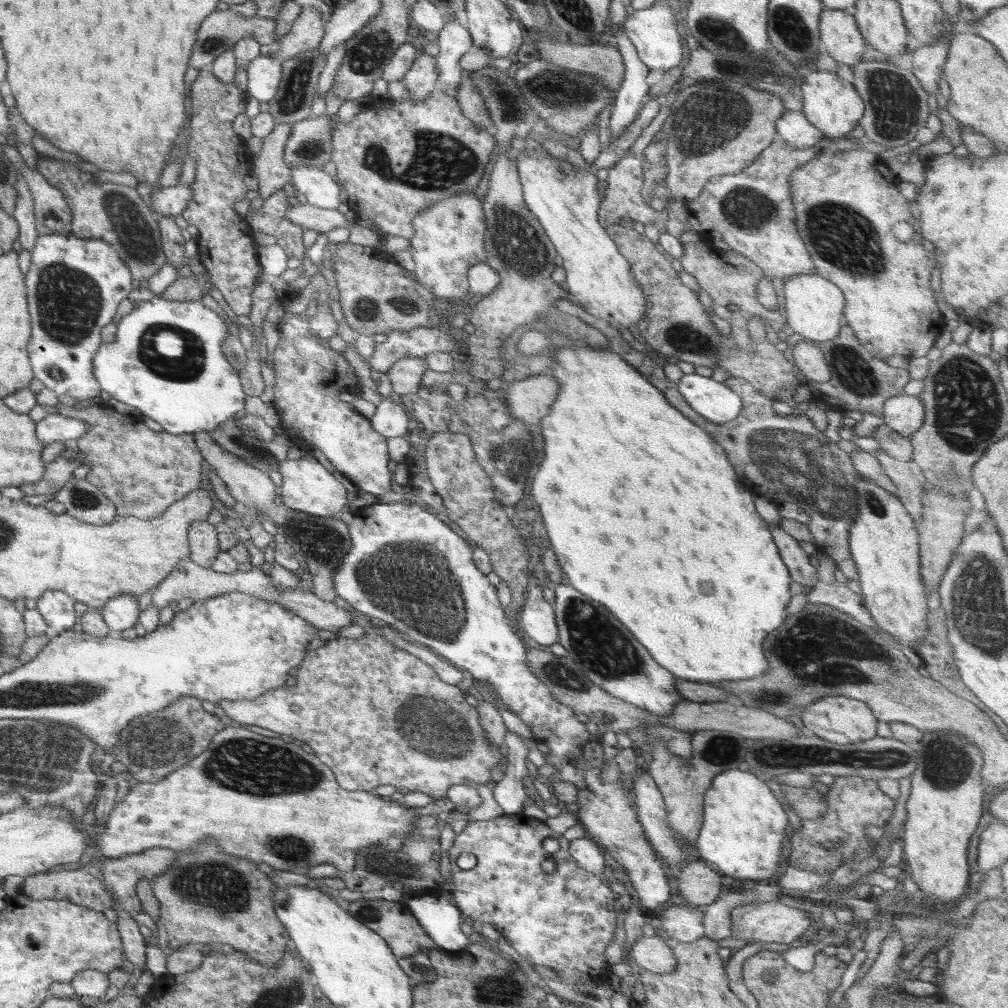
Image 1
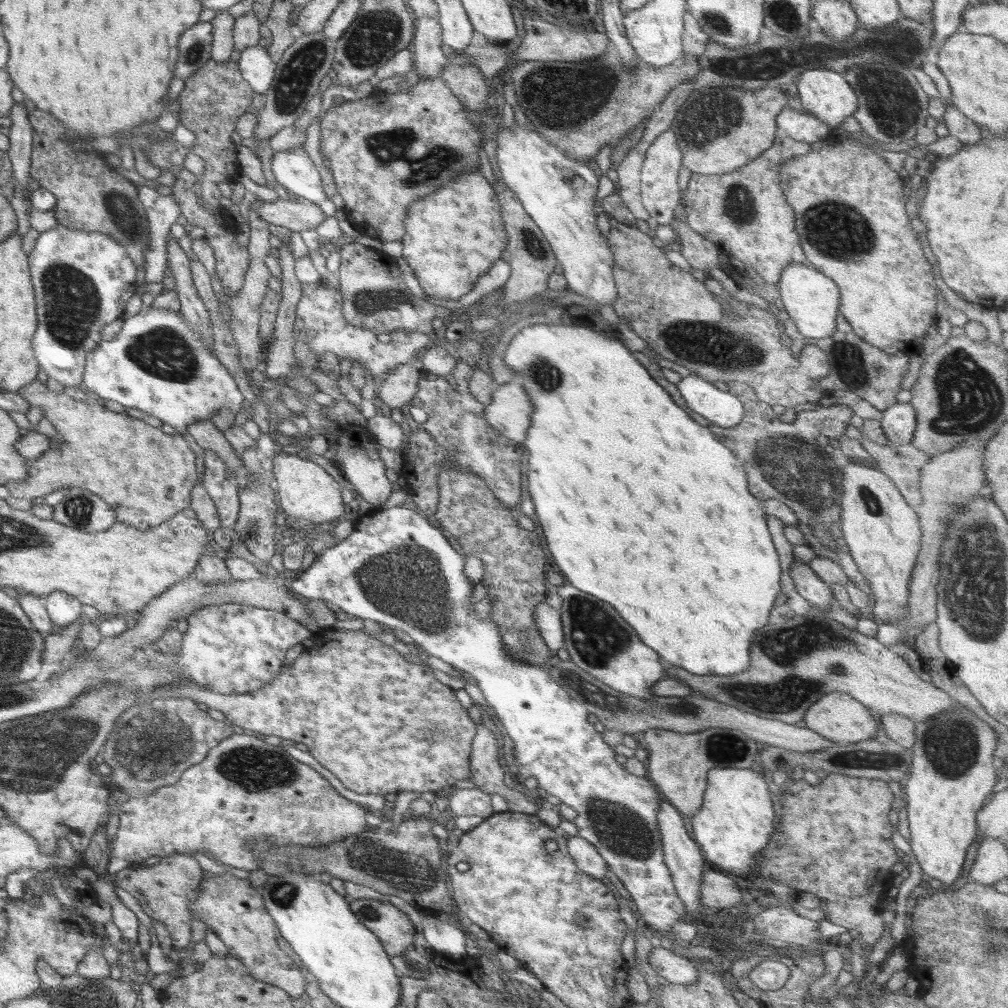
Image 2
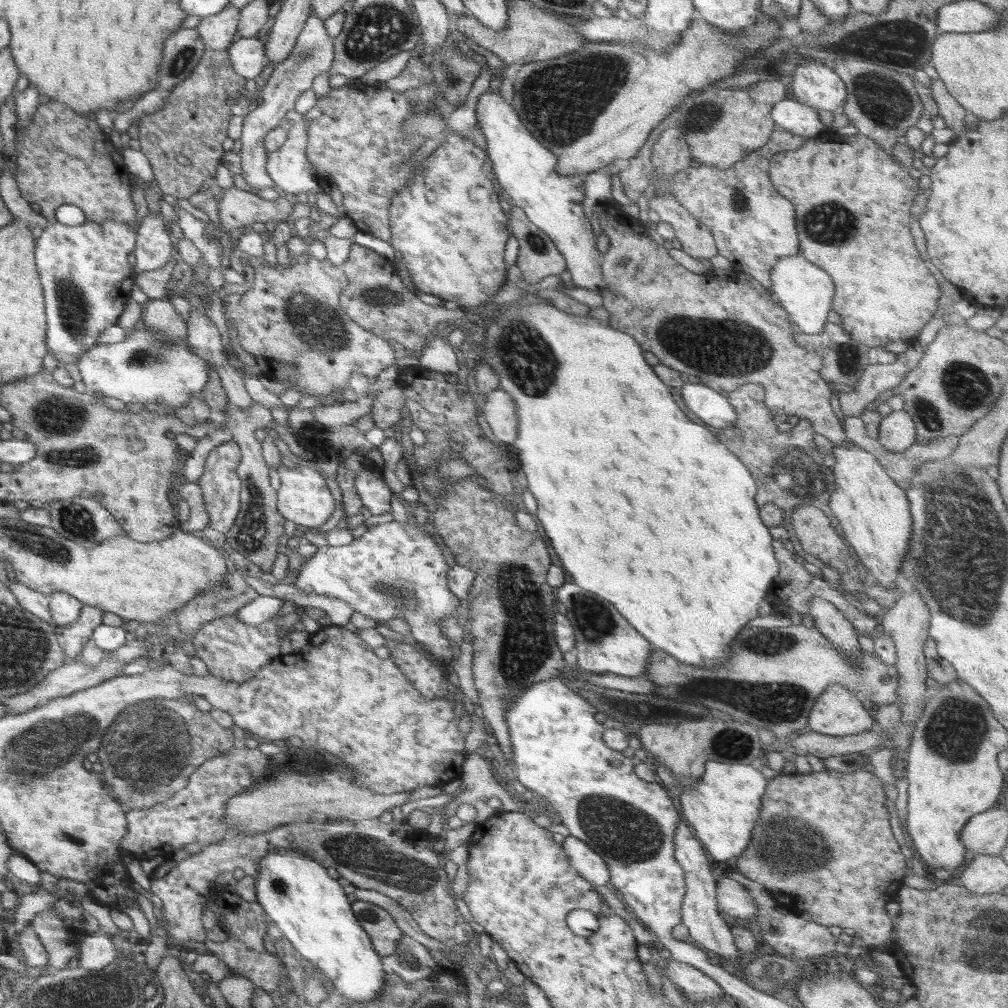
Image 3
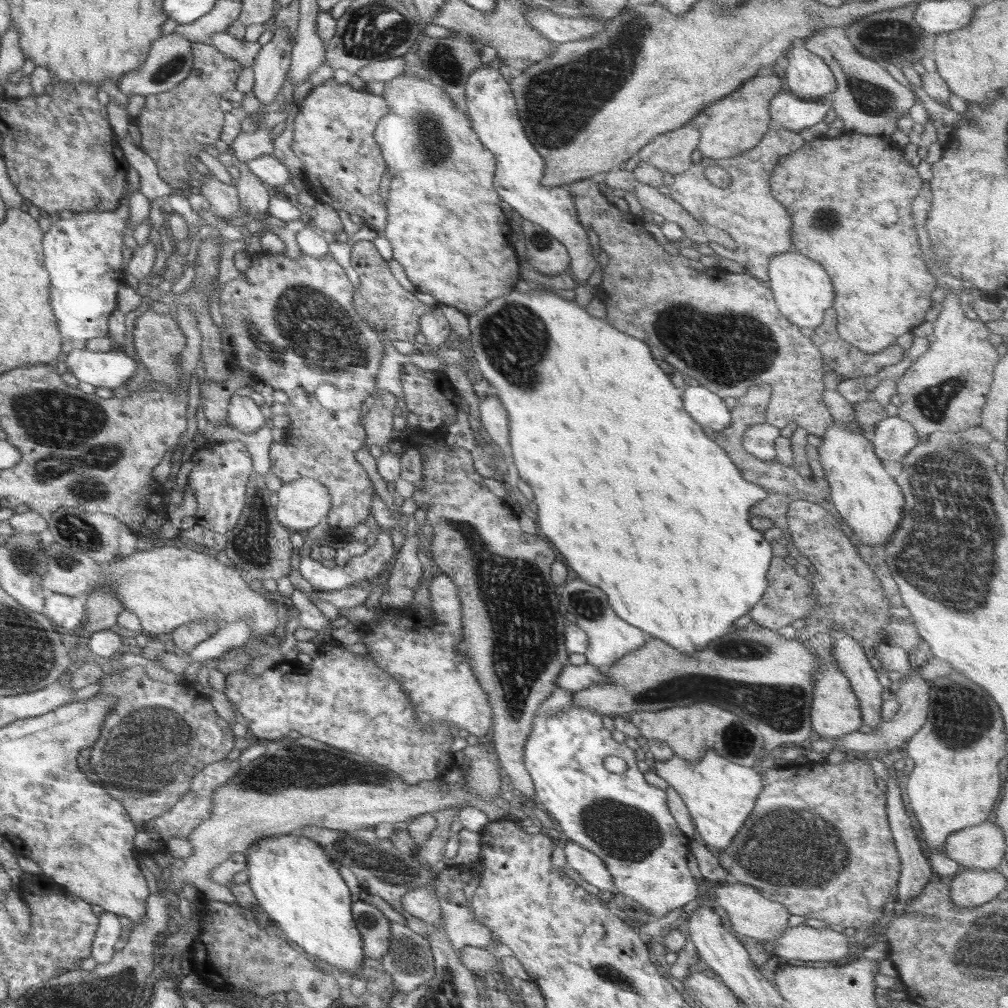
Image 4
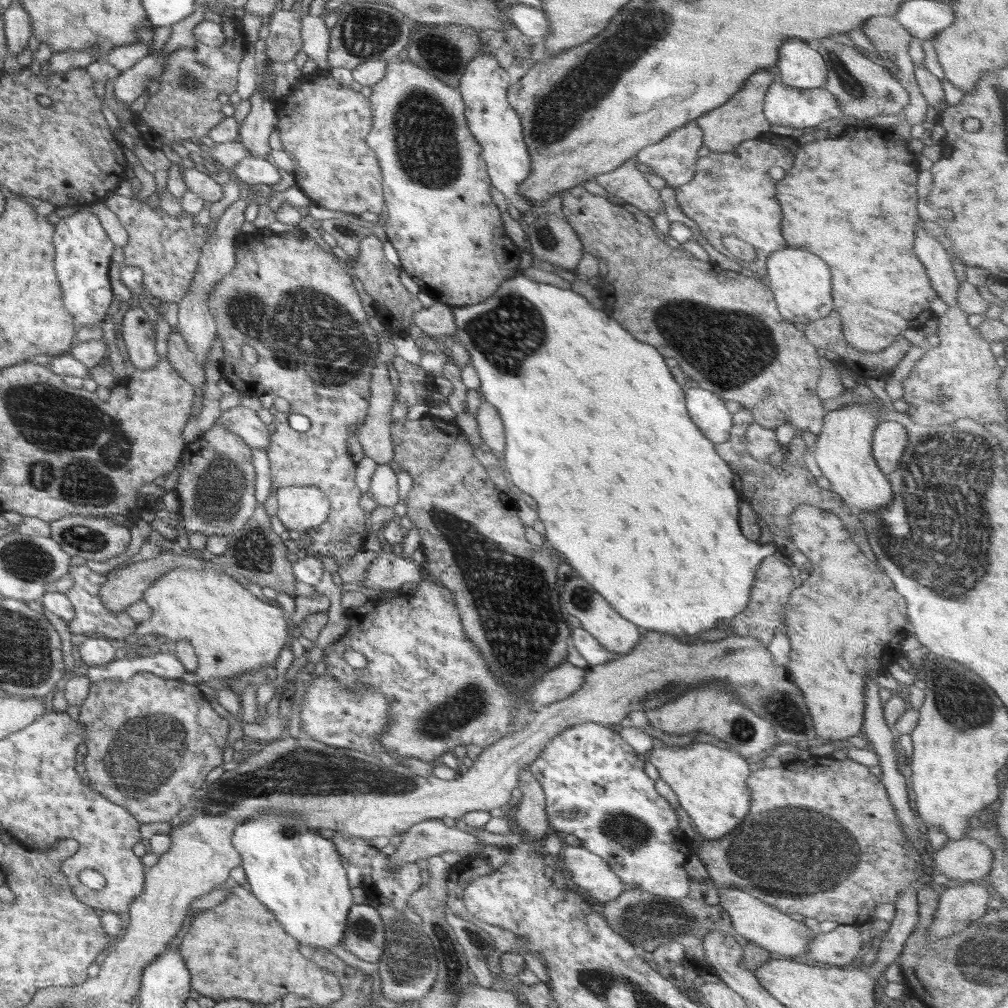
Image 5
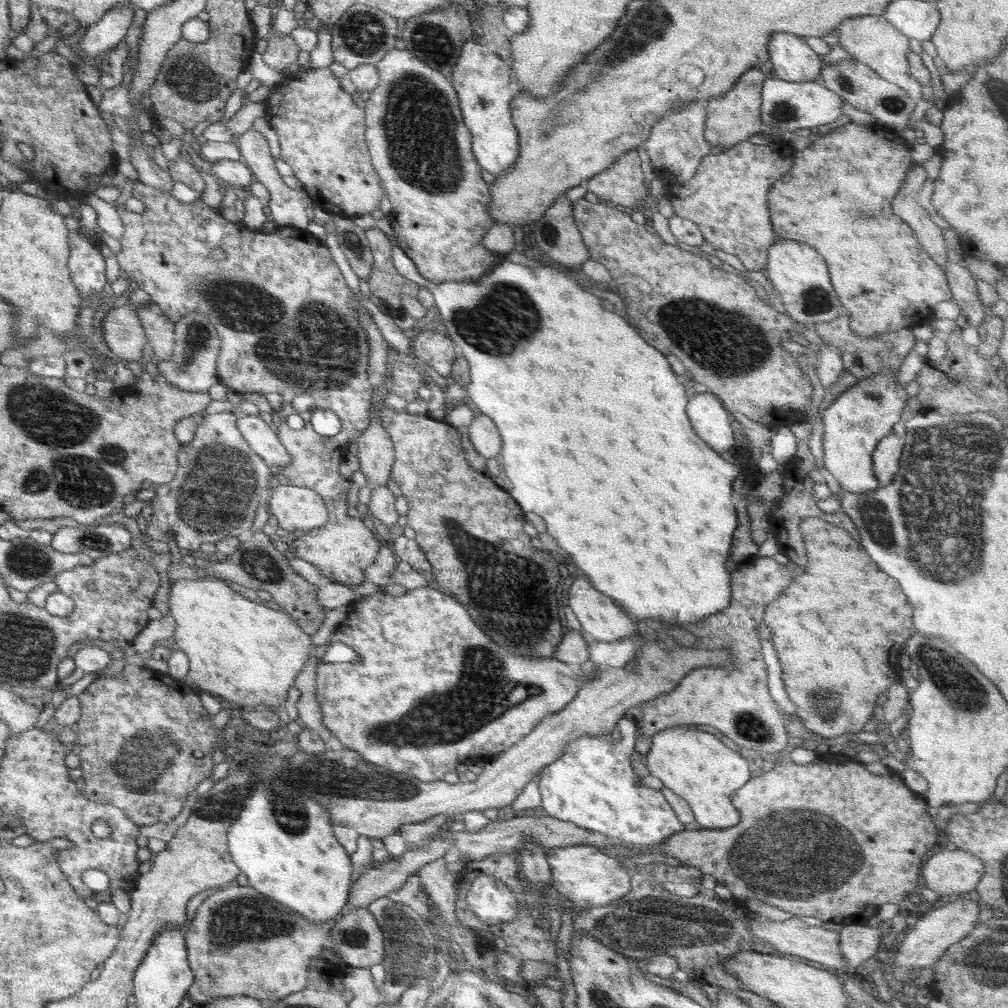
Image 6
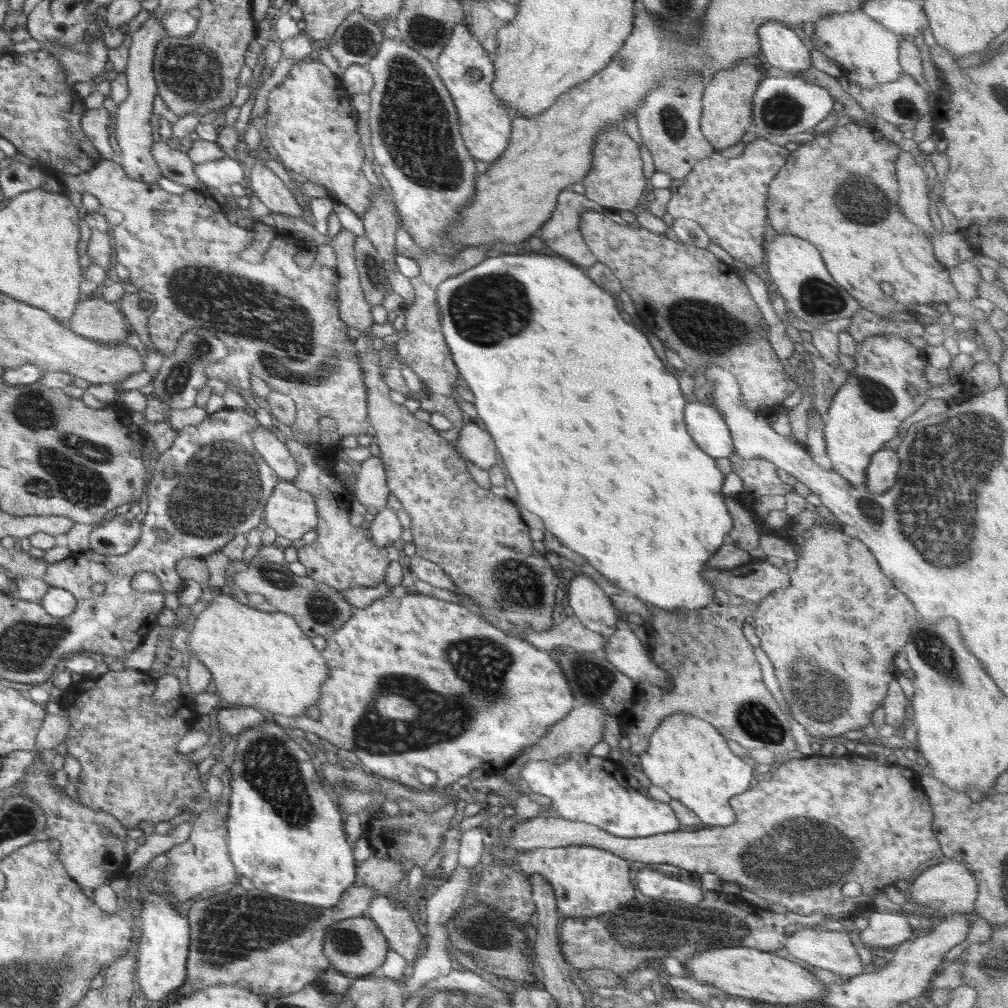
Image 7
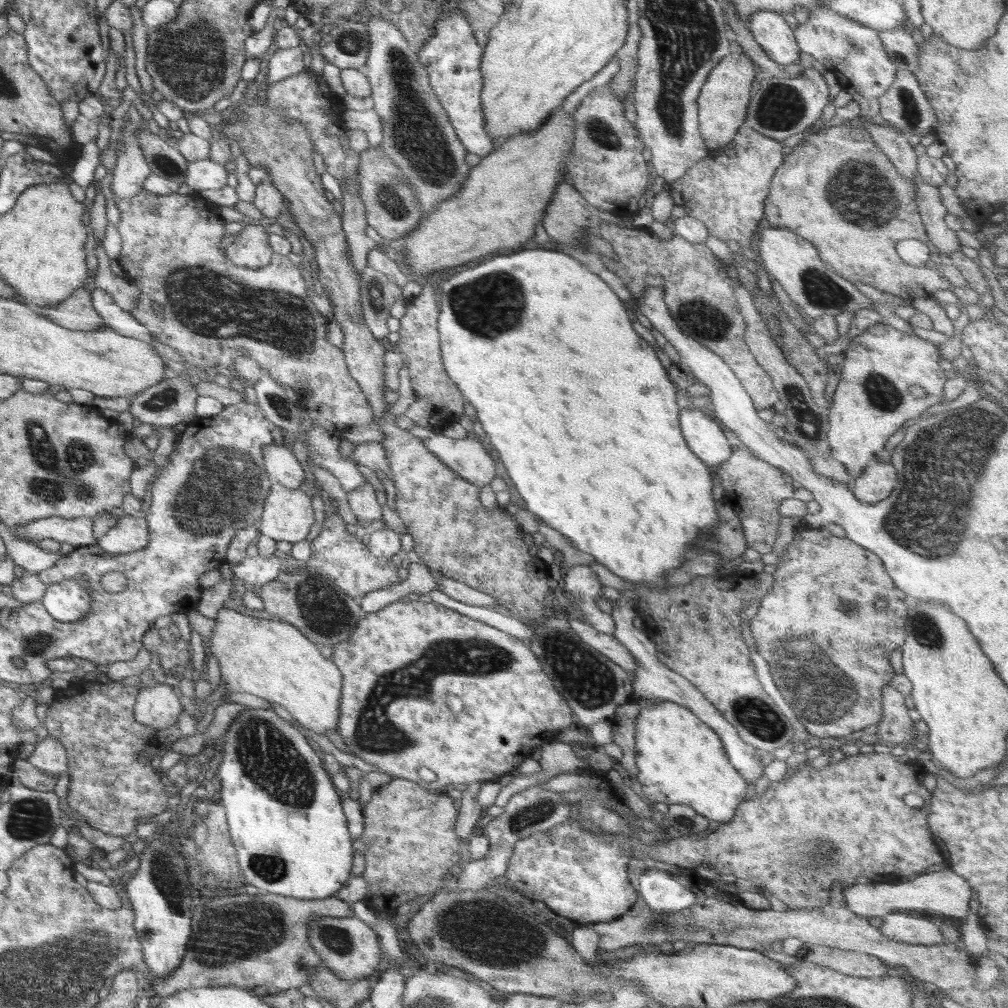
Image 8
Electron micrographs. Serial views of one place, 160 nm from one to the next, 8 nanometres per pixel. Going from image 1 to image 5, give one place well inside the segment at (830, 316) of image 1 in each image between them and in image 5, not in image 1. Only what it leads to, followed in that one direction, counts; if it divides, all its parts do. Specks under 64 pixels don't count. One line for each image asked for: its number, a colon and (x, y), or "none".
2: (811, 299)
3: (806, 292)
4: (803, 292)
5: (800, 282)

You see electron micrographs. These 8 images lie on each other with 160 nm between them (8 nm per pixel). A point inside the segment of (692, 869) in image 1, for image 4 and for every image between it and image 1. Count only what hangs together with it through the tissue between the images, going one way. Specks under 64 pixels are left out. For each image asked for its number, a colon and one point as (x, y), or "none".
2: (718, 892)
3: (733, 900)
4: (752, 915)

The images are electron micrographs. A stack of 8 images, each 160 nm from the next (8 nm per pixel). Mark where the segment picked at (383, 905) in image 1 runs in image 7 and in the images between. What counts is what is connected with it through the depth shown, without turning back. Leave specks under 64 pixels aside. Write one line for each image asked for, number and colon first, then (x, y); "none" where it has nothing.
2: (393, 928)
3: (384, 933)
4: (375, 929)
5: (365, 938)
6: (357, 940)
7: (355, 947)

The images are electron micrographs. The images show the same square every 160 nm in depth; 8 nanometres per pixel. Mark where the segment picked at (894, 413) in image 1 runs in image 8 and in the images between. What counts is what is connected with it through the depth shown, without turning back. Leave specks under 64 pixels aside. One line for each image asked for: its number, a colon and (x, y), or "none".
2: (899, 422)
3: (897, 433)
4: (893, 438)
5: (890, 439)
6: (888, 452)
7: (881, 475)
8: (876, 483)

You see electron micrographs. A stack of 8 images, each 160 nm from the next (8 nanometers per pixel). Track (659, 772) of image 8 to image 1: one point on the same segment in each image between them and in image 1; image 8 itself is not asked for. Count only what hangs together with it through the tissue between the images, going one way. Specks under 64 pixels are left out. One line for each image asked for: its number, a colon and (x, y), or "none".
1: (743, 827)
2: (732, 826)
3: (723, 807)
4: (719, 794)
5: (710, 782)
6: (695, 765)
7: (686, 756)

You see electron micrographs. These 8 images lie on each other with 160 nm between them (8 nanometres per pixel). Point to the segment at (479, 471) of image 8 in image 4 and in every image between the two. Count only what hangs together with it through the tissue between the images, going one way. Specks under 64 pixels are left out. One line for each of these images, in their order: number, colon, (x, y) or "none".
4: (493, 416)
5: (492, 432)
6: (484, 435)
7: (476, 444)

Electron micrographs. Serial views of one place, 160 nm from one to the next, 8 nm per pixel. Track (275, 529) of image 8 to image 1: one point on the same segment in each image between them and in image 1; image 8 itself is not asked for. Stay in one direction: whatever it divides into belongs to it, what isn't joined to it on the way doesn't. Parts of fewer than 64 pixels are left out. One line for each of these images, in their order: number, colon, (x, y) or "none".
1: (307, 486)
2: (305, 490)
3: (304, 498)
4: (302, 503)
5: (300, 508)
6: (296, 508)
7: (291, 512)

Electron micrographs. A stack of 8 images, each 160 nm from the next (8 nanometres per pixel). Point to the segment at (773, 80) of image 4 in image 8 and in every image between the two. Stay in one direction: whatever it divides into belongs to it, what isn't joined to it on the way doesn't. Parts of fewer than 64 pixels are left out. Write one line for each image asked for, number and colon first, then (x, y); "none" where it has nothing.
5: (740, 119)
6: (734, 117)
7: (727, 104)
8: (722, 105)

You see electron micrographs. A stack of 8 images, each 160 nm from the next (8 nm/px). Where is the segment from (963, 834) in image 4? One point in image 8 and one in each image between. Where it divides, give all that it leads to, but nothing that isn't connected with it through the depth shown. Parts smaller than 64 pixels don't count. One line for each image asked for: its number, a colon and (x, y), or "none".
5: (967, 860)
6: (951, 872)
7: (947, 888)
8: (943, 894)

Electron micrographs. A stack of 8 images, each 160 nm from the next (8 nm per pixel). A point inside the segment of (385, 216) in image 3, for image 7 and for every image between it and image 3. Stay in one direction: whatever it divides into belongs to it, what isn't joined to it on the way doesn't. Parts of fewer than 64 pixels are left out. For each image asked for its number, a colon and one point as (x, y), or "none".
4: (333, 131)
5: (323, 124)
6: (321, 132)
7: (313, 131)

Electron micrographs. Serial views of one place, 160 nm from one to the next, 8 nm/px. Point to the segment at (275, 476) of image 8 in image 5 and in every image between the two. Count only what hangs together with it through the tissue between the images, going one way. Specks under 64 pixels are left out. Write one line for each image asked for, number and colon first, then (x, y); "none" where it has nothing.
5: (242, 421)
6: (262, 440)
7: (275, 454)

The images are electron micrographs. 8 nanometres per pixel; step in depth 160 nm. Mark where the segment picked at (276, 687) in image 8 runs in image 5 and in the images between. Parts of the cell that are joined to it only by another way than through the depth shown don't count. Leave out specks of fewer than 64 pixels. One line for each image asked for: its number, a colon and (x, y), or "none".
5: (232, 632)
6: (249, 654)
7: (258, 659)

